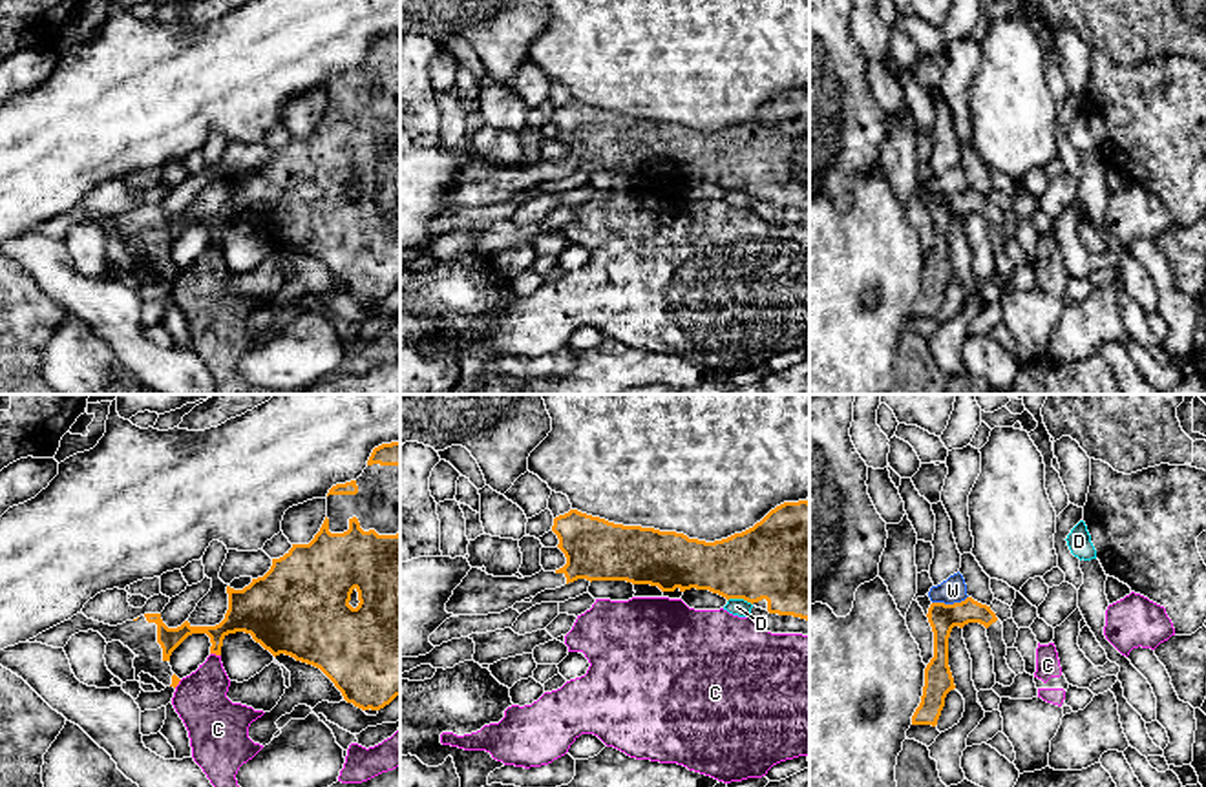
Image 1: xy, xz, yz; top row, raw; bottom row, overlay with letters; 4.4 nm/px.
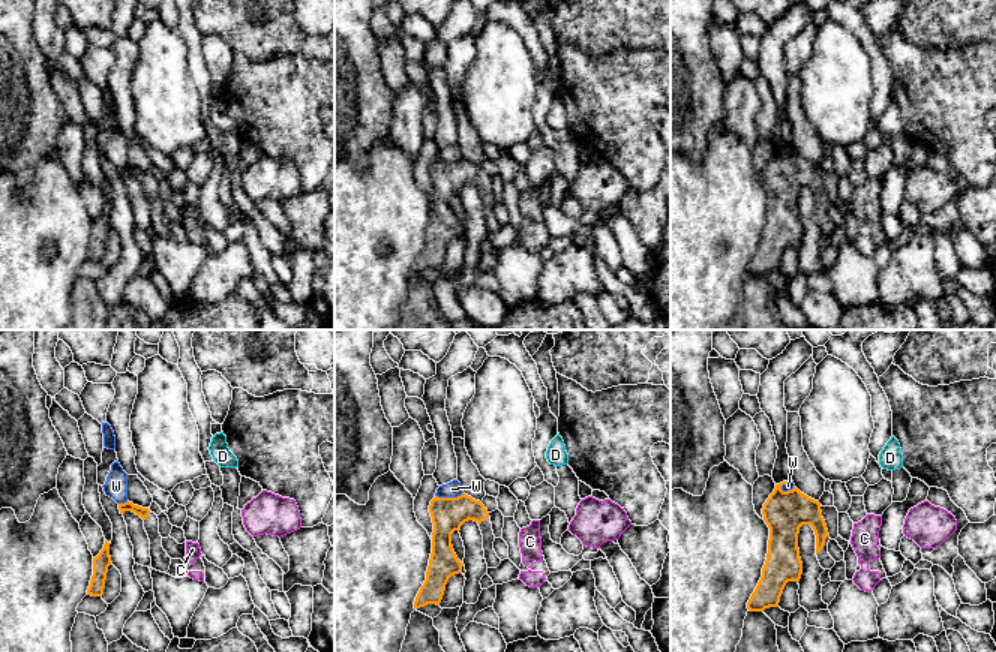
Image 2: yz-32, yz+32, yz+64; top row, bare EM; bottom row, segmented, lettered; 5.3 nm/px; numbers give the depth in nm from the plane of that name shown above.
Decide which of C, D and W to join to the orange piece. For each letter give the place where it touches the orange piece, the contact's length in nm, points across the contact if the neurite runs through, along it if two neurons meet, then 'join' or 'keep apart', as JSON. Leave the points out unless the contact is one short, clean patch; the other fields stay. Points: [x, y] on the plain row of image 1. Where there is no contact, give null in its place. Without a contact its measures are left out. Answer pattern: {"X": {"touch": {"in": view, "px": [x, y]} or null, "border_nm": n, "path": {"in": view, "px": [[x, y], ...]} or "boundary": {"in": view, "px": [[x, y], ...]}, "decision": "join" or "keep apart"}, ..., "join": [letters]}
{"C": {"touch": {"in": "xy", "px": [216, 245]}, "border_nm": 50, "boundary": {"in": "xy", "px": [[211, 243], [220, 247]]}, "decision": "keep apart"}, "D": {"touch": {"in": "xz", "px": [740, 188]}, "border_nm": 110, "decision": "keep apart"}, "W": {"touch": {"in": "yz", "px": [949, 196]}, "border_nm": 160, "boundary": {"in": "yz", "px": [[967, 187], [956, 194], [932, 194]]}, "decision": "keep apart"}, "join": []}

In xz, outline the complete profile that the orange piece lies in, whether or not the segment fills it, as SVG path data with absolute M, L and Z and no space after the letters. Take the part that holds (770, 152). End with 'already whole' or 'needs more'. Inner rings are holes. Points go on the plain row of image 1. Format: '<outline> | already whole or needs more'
M784 93L753 119L727 130L705 133L676 122L614 115L599 108L570 100L554 110L552 122L566 155L555 163L532 168L493 168L471 159L446 194L453 206L501 205L515 194L555 181L577 170L627 172L658 177L661 183L696 179L747 194L767 192L767 203L809 212L809 93Z | needs more

